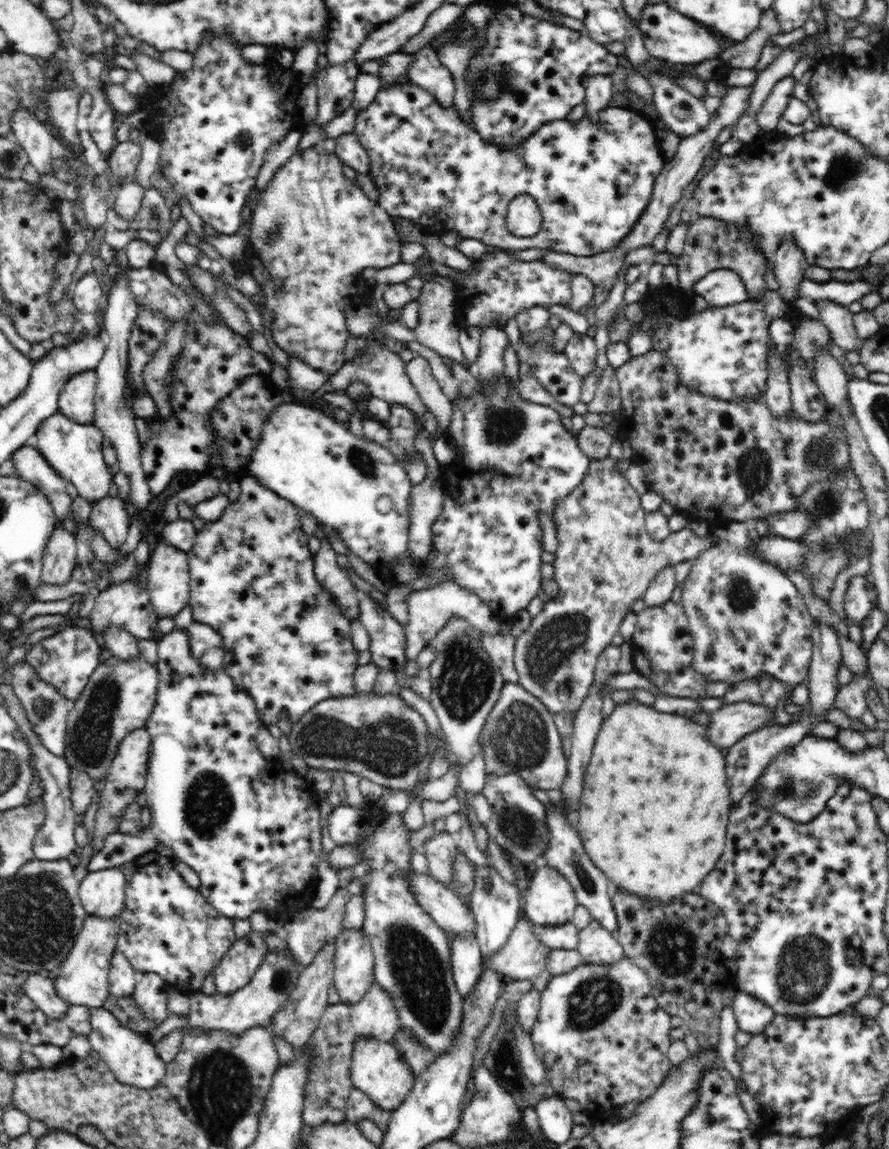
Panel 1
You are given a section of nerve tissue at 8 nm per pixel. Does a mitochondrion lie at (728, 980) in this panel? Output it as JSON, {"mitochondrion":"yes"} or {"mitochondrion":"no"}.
{"mitochondrion":"no"}

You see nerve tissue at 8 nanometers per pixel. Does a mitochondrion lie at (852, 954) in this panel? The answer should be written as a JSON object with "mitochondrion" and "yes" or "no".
{"mitochondrion":"yes"}

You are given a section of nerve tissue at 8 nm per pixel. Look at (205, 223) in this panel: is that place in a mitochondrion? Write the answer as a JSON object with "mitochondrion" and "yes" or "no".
{"mitochondrion":"no"}

